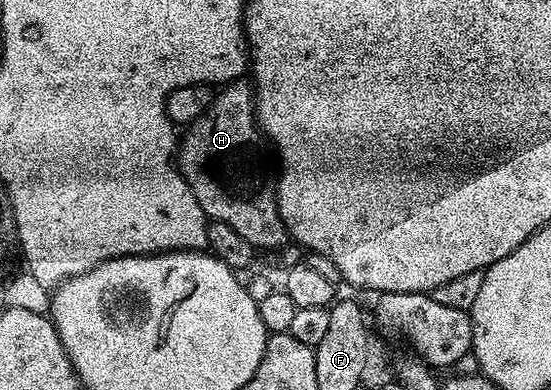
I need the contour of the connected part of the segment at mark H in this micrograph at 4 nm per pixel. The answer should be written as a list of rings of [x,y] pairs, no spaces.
[[[247,78],[232,80],[222,85],[215,93],[215,101],[182,133],[177,144],[177,167],[193,190],[193,198],[207,215],[208,221],[225,222],[225,226],[233,226],[245,242],[249,242],[256,250],[274,250],[288,243],[289,235],[285,222],[279,213],[275,197],[276,181],[273,172],[267,169],[267,152],[263,149],[265,137],[255,117],[255,89],[252,81]]]

